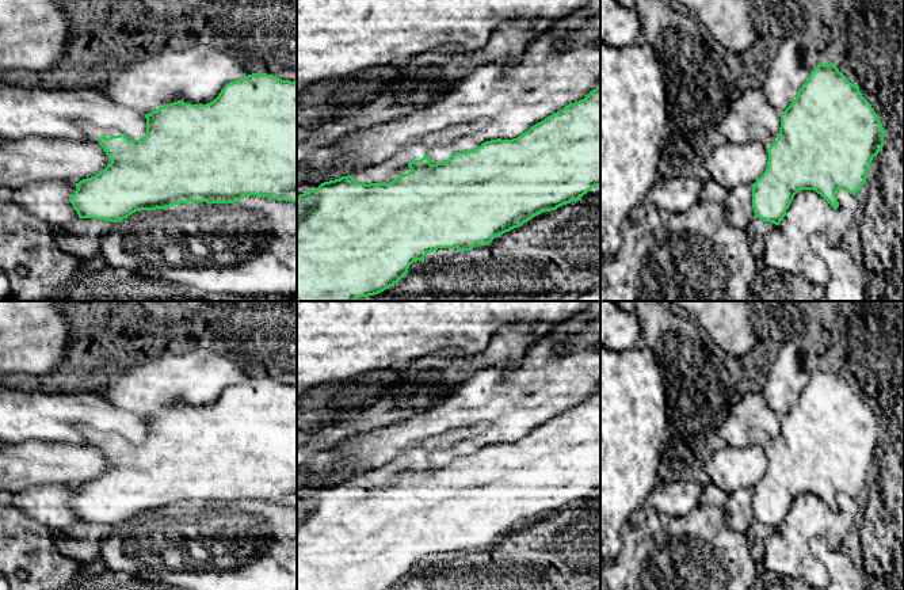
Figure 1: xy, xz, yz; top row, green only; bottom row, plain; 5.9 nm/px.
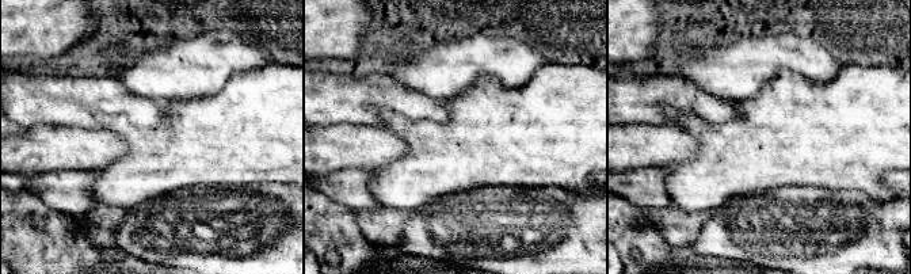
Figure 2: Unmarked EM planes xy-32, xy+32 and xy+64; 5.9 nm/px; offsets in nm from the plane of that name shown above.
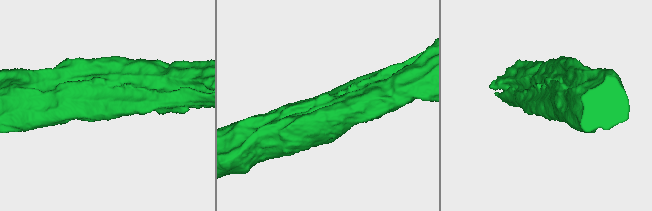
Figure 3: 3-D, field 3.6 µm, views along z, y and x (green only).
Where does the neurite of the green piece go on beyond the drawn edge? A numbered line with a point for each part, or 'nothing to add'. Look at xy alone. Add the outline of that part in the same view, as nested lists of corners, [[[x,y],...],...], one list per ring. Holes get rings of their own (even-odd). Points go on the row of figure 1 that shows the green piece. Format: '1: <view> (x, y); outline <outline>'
1: xy (91, 134); outline [[[81,122],[81,129],[83,129],[83,133],[84,133],[84,140],[83,141],[87,141],[87,142],[91,142],[91,144],[99,144],[99,138],[102,136],[104,136],[106,138],[111,137],[111,136],[119,136],[121,132],[117,130],[117,129],[99,129],[99,127],[94,127],[85,122]]]

